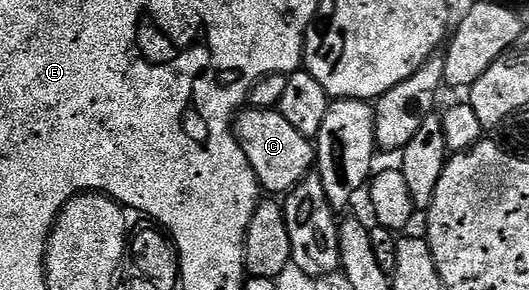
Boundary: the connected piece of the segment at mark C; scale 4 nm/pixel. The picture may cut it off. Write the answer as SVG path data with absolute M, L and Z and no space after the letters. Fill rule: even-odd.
M245 108L236 114L234 132L265 194L287 194L289 189L293 189L301 179L313 172L316 160L313 142L302 135L302 131L294 131L294 126L282 119L276 109Z

